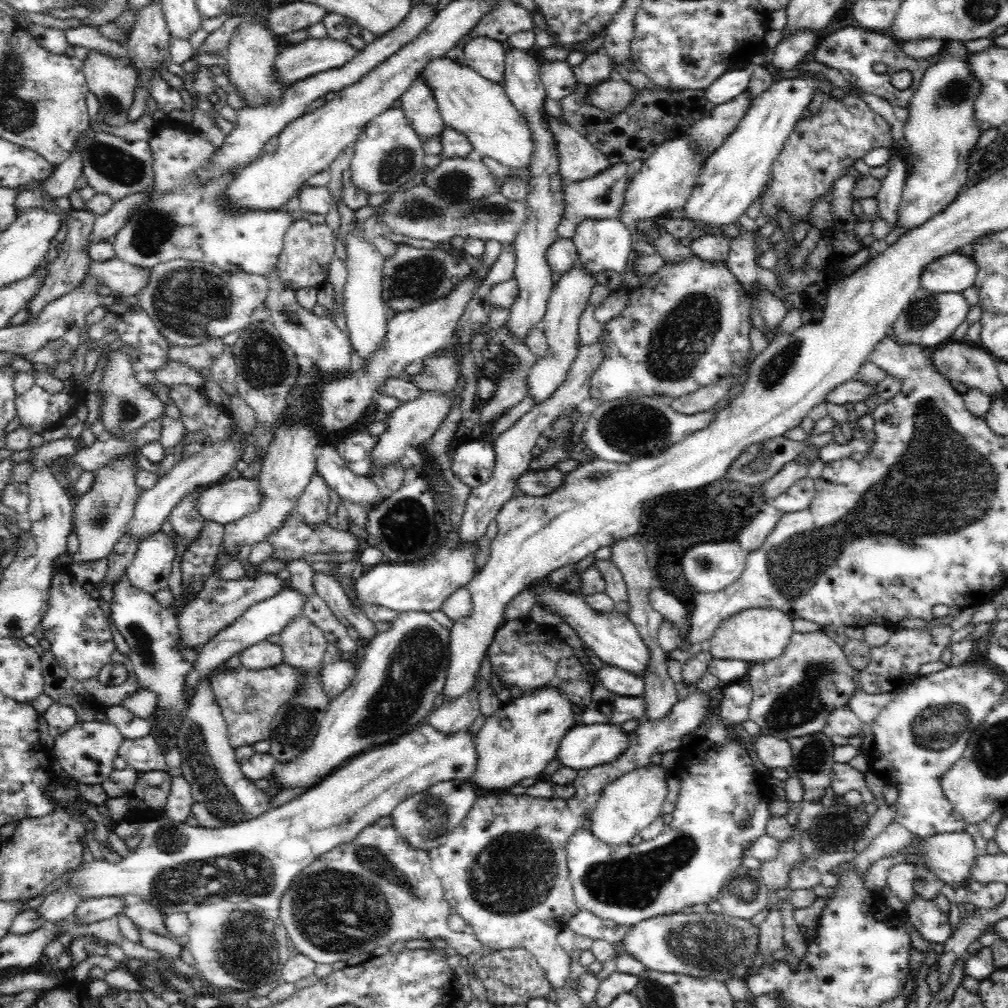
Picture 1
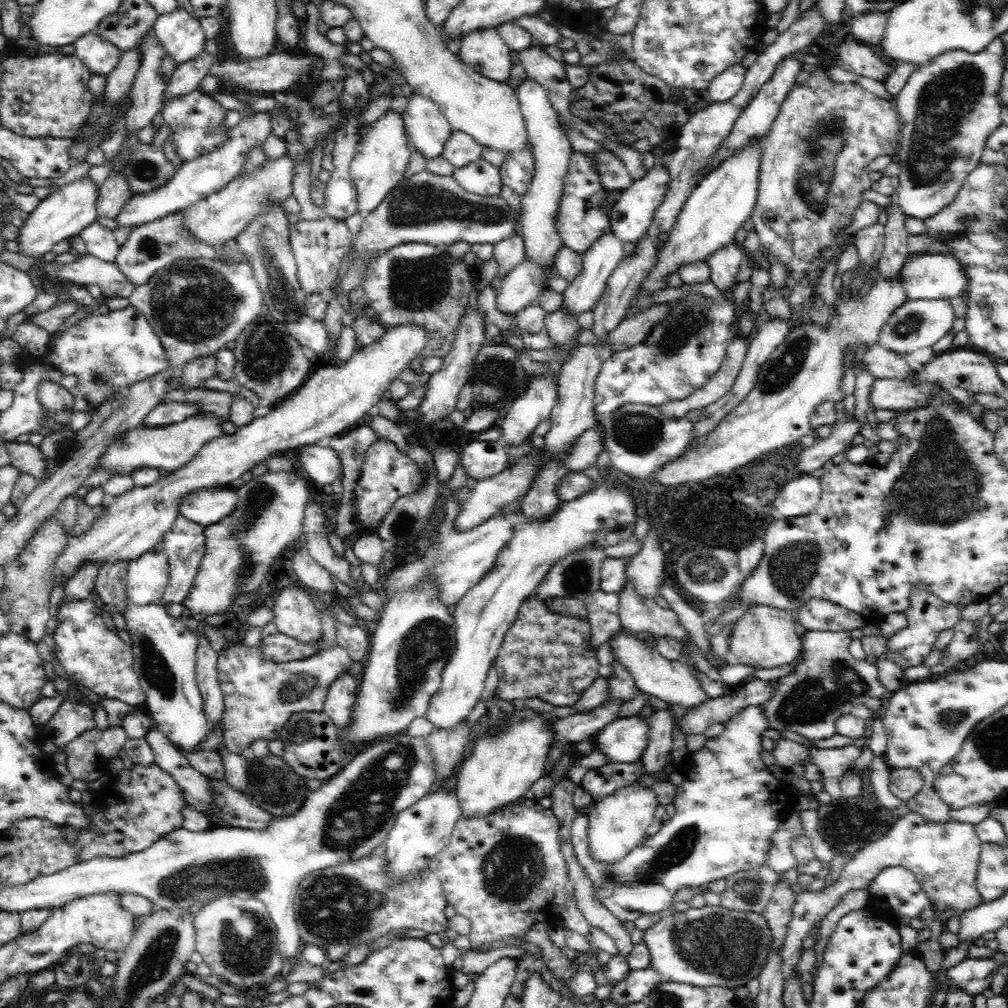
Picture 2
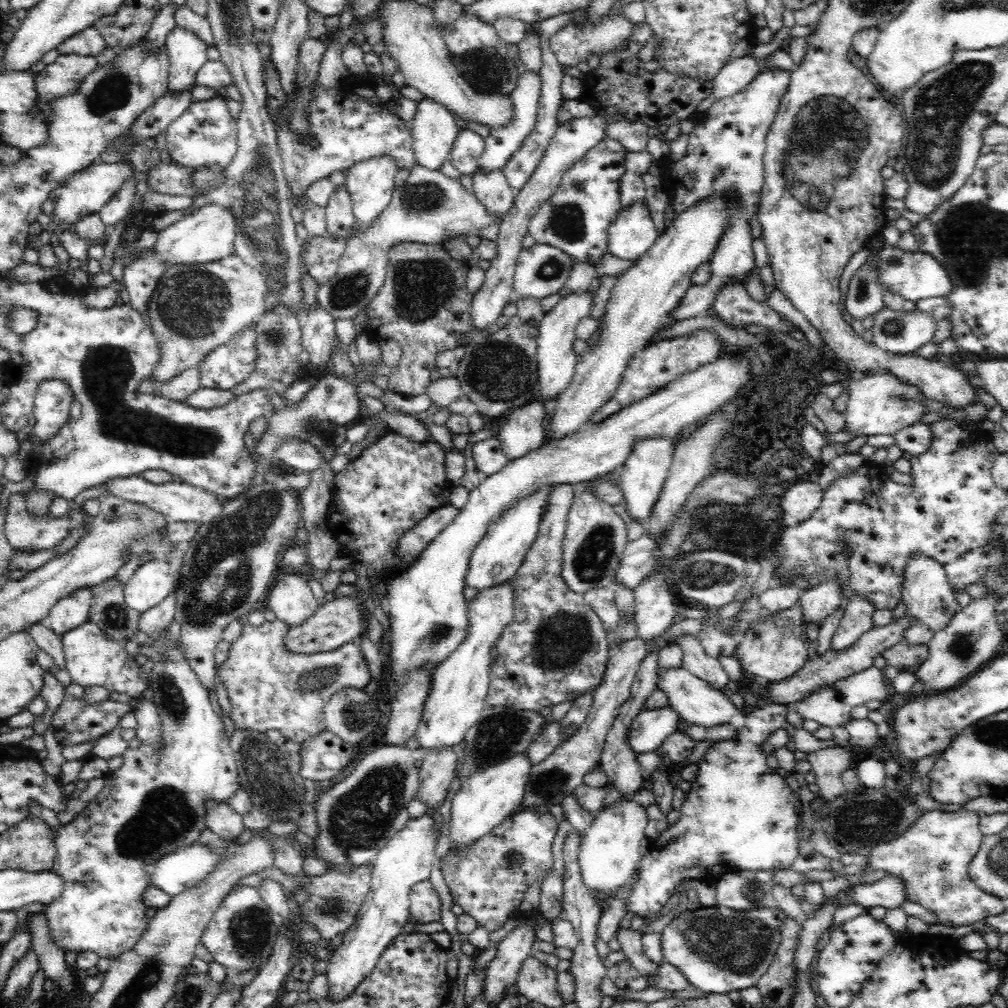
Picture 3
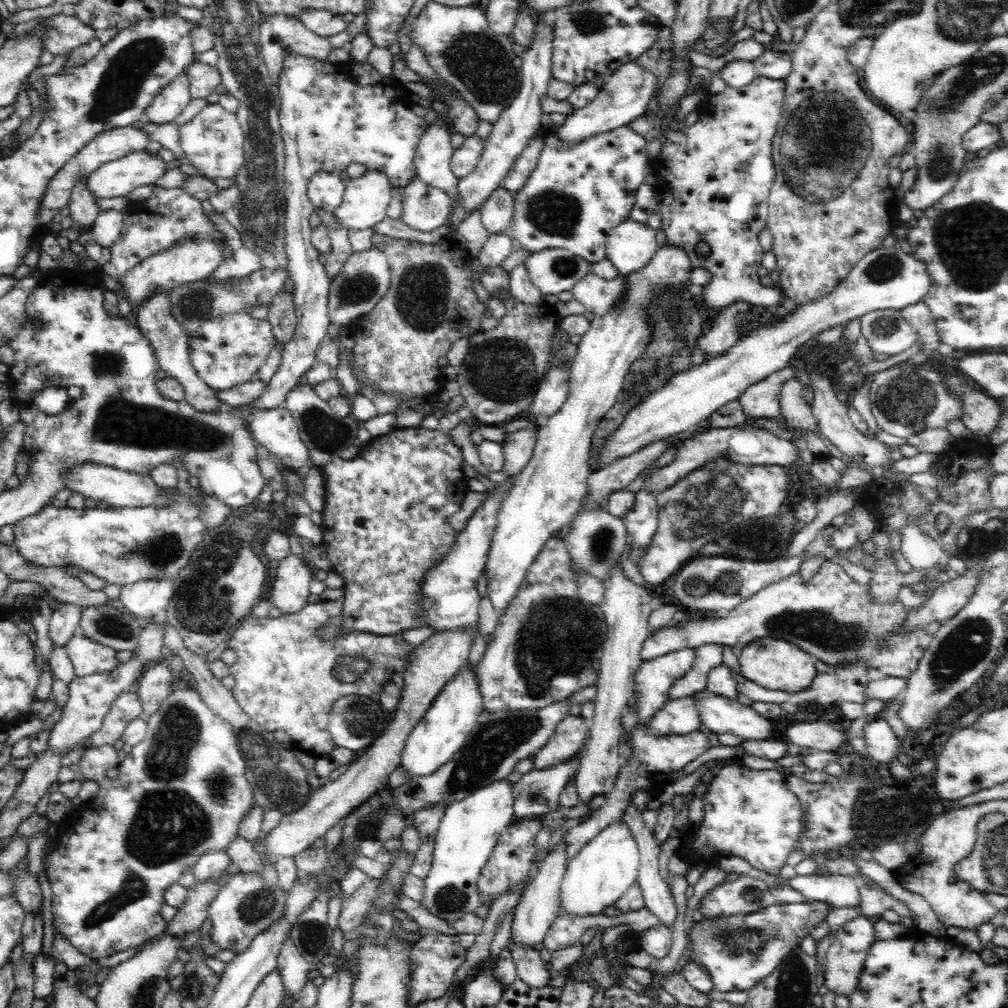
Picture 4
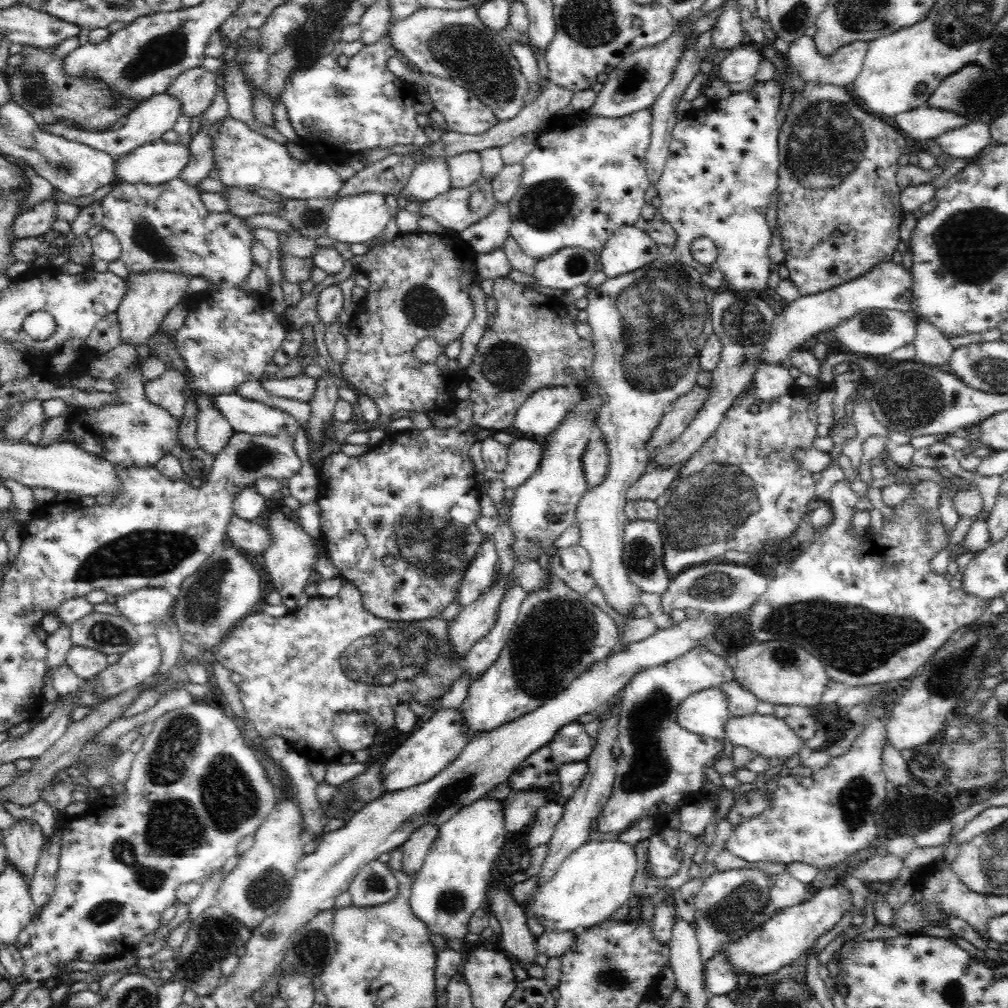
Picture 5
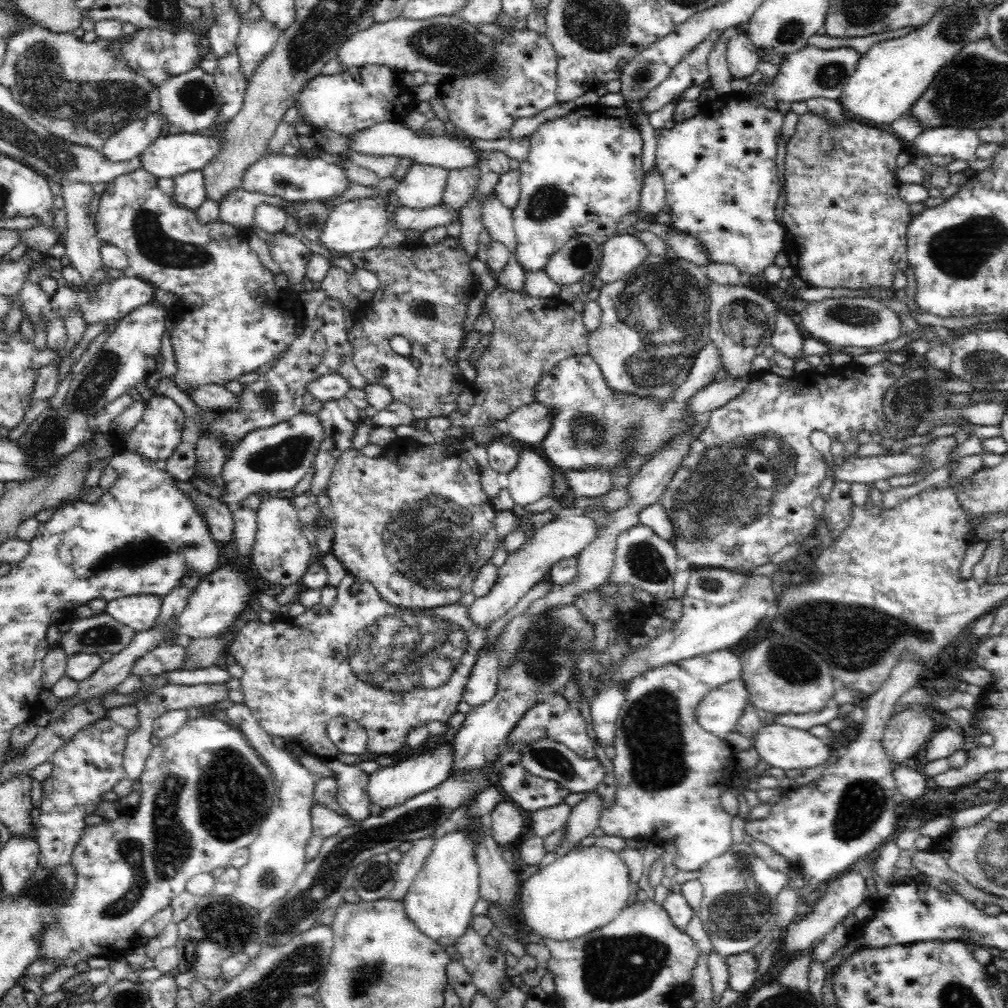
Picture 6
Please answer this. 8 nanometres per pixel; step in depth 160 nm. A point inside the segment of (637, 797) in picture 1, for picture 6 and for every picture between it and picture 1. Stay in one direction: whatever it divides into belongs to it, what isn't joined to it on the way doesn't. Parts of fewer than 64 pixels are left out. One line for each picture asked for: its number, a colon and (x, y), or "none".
2: (618, 823)
3: (609, 852)
4: (606, 866)
5: (595, 880)
6: (585, 889)

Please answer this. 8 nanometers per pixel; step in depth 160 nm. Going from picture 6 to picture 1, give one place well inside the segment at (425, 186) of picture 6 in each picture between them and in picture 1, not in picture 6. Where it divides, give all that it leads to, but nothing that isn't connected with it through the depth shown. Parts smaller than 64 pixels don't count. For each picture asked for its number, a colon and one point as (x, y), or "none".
1: (418, 104)
2: (428, 130)
3: (433, 129)
4: (434, 152)
5: (431, 177)

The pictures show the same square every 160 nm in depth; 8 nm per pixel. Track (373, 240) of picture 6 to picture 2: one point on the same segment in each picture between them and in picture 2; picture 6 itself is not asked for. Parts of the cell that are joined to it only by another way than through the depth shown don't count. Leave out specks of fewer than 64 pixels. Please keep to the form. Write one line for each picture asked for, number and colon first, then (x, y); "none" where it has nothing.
2: (383, 156)
3: (370, 183)
4: (365, 201)
5: (356, 219)

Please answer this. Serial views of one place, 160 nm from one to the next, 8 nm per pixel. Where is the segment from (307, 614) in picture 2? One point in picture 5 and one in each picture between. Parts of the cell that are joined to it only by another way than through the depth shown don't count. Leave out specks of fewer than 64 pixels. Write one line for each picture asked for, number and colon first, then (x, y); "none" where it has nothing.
3: (291, 600)
4: (291, 590)
5: (290, 556)

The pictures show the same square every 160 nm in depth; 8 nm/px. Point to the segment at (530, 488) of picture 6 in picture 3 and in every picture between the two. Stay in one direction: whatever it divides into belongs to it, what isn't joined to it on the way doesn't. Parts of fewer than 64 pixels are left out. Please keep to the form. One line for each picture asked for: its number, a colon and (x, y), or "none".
3: (522, 431)
4: (518, 446)
5: (523, 453)

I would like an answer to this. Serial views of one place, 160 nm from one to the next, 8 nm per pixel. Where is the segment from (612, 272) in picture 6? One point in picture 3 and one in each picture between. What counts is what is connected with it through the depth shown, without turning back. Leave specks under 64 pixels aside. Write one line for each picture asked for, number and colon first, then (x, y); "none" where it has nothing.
3: (632, 234)
4: (630, 245)
5: (630, 248)

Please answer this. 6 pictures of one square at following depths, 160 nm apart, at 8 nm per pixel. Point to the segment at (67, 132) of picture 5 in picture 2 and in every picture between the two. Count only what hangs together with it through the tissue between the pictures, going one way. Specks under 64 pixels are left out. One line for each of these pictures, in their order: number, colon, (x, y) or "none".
2: (181, 34)
3: (186, 52)
4: (174, 97)

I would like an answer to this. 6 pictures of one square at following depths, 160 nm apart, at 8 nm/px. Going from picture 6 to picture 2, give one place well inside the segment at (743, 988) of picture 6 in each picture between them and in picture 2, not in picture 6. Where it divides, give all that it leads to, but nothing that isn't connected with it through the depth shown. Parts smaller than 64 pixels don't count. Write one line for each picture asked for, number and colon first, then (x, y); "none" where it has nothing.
2: (712, 945)
3: (716, 949)
4: (726, 953)
5: (785, 937)

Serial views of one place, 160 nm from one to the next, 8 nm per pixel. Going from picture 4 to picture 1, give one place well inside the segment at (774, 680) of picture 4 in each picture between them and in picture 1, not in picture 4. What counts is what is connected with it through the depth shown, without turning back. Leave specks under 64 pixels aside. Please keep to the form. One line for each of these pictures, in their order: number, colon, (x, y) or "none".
1: (756, 634)
2: (764, 637)
3: (774, 646)

